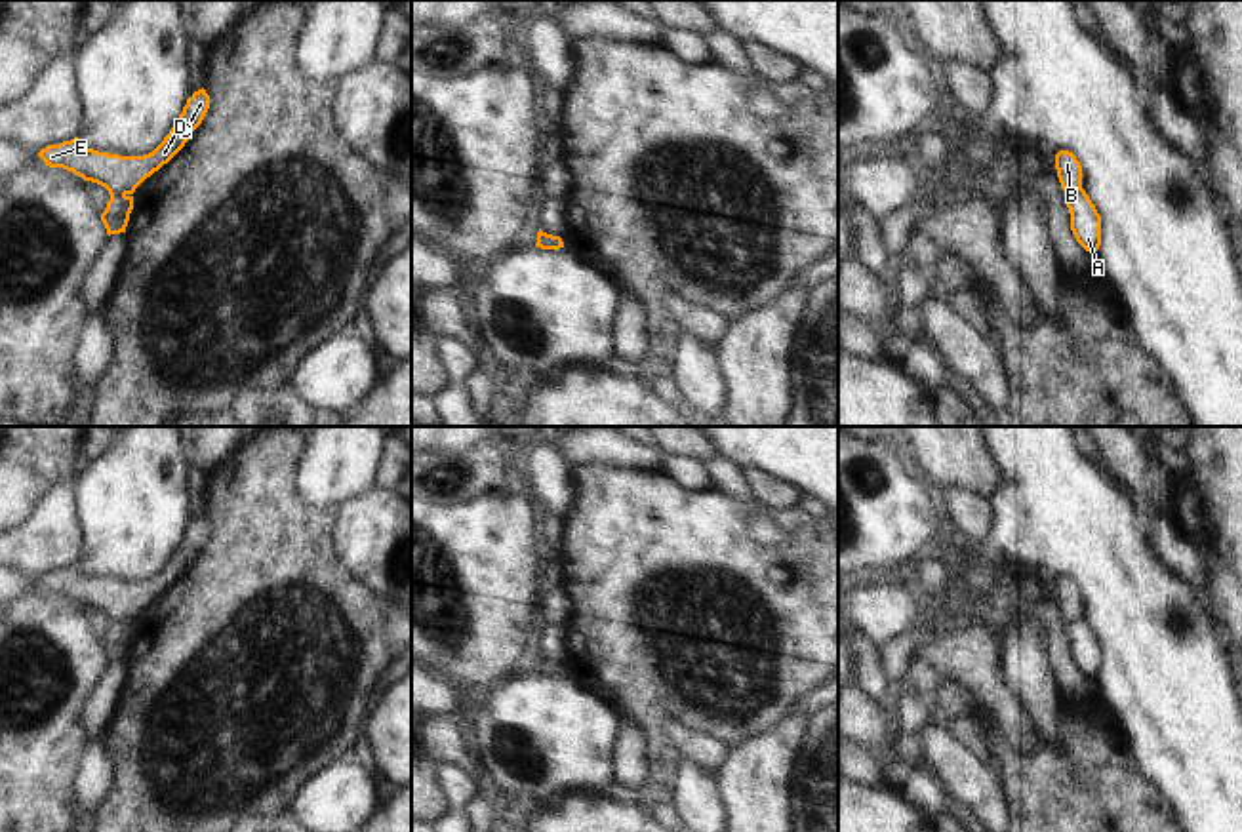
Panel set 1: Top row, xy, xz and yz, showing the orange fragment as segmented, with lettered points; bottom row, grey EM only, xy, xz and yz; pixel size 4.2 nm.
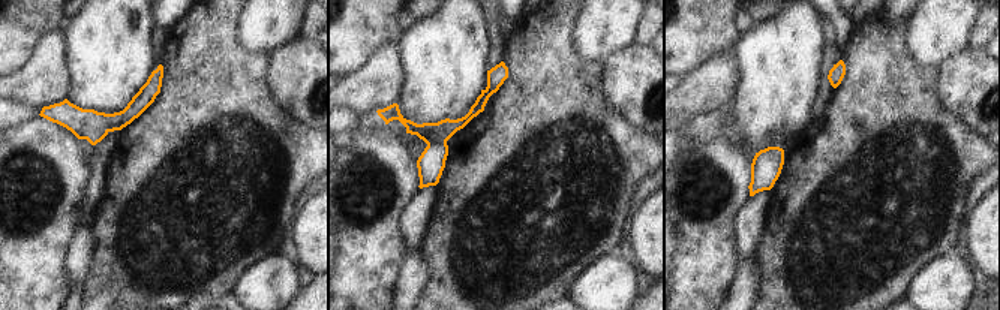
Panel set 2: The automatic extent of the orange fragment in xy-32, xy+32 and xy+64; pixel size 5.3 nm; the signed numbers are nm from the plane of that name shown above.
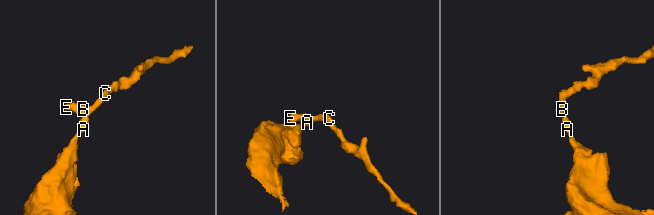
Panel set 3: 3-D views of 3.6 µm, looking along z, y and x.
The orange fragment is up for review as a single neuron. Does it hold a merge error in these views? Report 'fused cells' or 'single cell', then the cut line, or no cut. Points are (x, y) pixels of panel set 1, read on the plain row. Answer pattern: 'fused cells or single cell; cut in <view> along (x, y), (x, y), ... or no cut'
fused cells; cut in xy along (124, 619), (111, 623)

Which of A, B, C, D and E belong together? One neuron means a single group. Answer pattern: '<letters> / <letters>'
A / B C D E

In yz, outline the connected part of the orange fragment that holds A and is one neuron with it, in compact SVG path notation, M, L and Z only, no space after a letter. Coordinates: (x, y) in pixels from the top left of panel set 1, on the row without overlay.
M1086 617L1071 621L1067 628L1071 640L1071 657L1076 668L1090 680L1095 680L1101 672L1101 642L1092 630Z

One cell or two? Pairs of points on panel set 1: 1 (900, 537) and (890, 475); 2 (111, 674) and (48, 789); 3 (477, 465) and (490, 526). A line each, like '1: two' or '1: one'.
1: one
2: two
3: two

